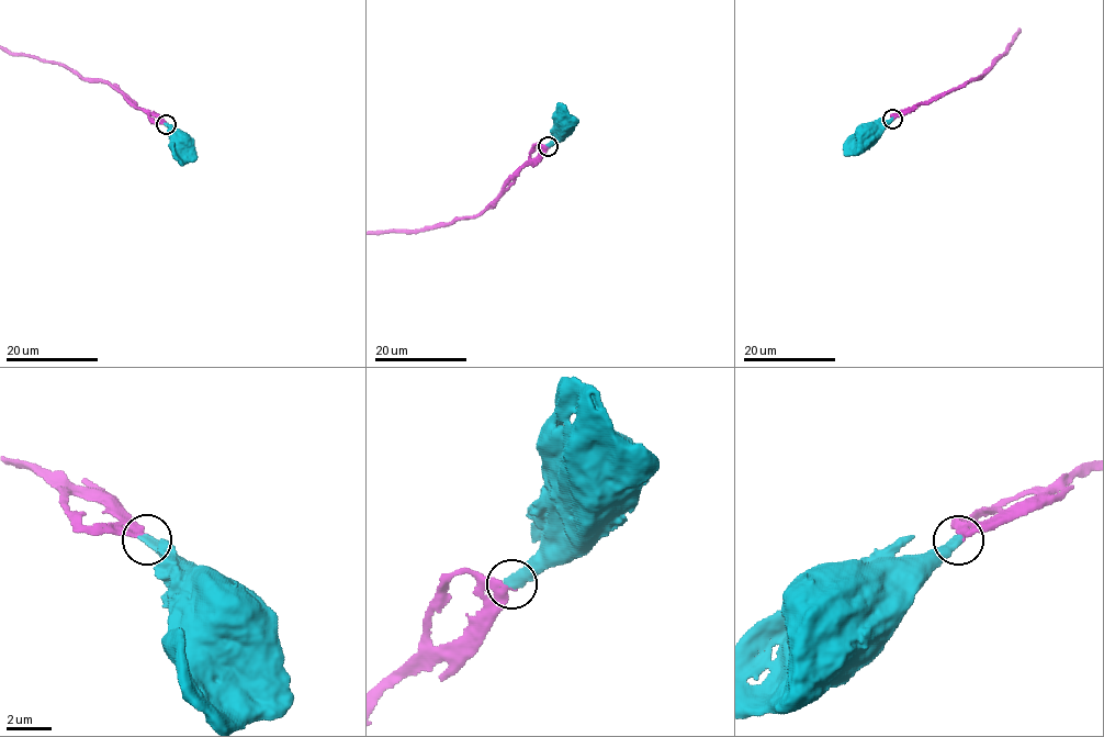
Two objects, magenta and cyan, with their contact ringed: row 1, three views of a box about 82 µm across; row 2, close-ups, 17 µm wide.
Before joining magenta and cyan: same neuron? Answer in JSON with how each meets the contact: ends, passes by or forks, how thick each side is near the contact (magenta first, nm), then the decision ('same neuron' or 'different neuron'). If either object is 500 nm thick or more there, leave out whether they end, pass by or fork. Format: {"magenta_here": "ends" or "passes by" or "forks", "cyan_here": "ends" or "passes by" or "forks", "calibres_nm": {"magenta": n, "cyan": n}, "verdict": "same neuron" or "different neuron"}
{"magenta_here": "ends", "cyan_here": "ends", "calibres_nm": {"magenta": 320, "cyan": 480}, "verdict": "same neuron"}

